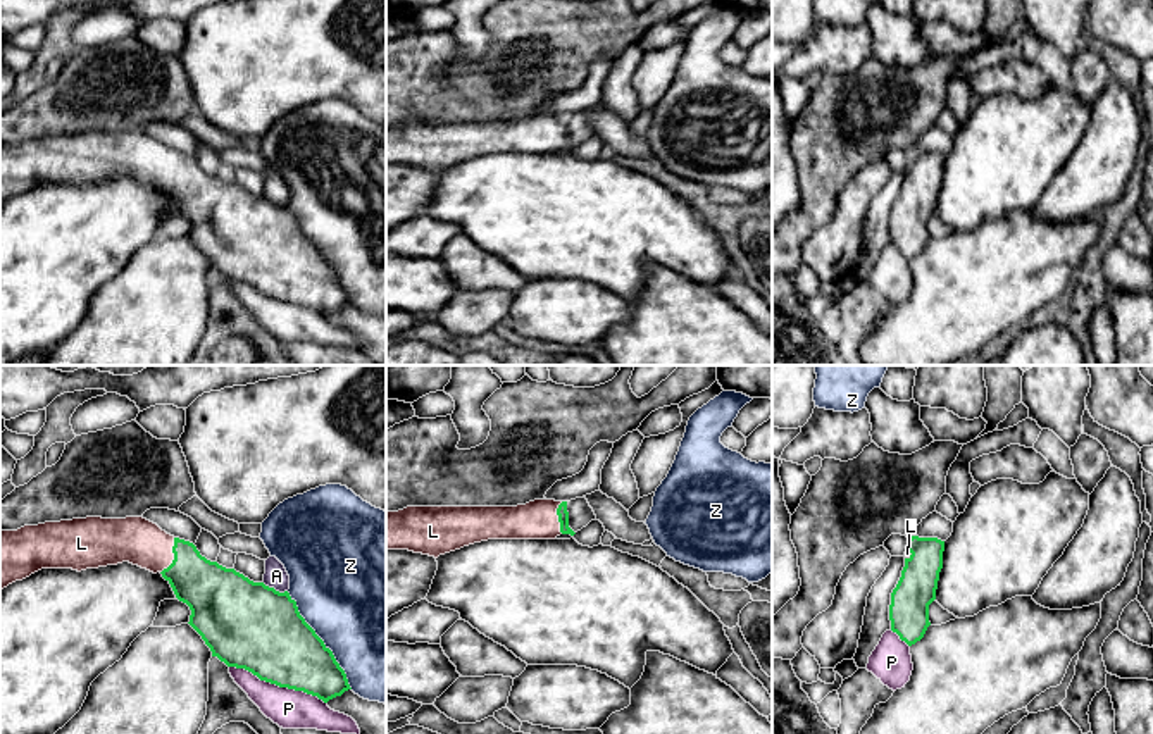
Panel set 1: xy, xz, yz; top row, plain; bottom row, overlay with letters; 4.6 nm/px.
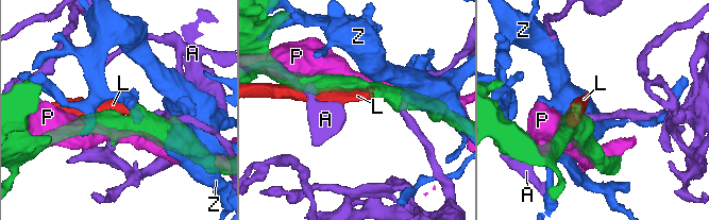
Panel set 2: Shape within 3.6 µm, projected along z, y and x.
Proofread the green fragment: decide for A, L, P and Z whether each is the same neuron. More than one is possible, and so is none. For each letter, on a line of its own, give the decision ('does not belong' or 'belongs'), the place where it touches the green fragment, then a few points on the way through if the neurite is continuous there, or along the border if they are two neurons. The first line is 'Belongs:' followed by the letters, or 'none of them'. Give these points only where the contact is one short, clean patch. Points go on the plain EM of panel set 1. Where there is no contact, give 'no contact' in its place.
Belongs: L
A: does not belong; meets green in xy at (273, 202); border along xy (262, 197), (286, 205)
L: belongs; meets green in xy at (174, 169)
P: does not belong; meets green in xy at (278, 298)
Z: does not belong; meets green in xy at (321, 254)

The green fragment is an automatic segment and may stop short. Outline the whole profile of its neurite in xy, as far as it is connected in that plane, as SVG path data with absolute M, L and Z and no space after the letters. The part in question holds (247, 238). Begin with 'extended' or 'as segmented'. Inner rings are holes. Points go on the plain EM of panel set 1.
extended; M86 131L0 145L0 205L41 183L86 184L129 176L160 186L176 212L191 224L190 239L227 281L245 283L260 295L303 305L324 317L352 303L333 265L300 229L288 205L253 196L200 169L190 155L174 152L143 131Z

